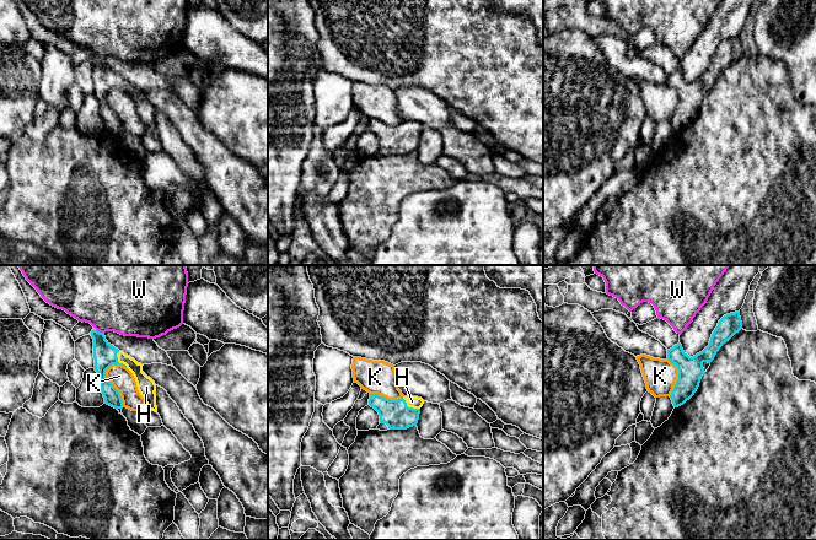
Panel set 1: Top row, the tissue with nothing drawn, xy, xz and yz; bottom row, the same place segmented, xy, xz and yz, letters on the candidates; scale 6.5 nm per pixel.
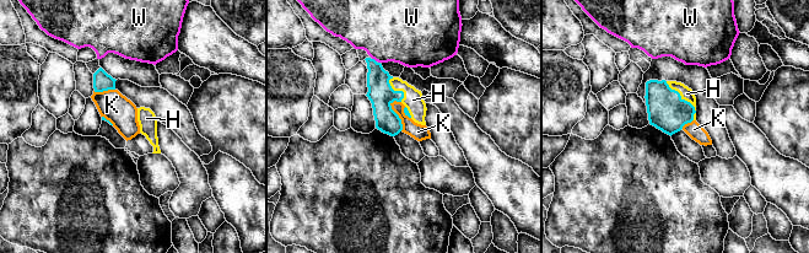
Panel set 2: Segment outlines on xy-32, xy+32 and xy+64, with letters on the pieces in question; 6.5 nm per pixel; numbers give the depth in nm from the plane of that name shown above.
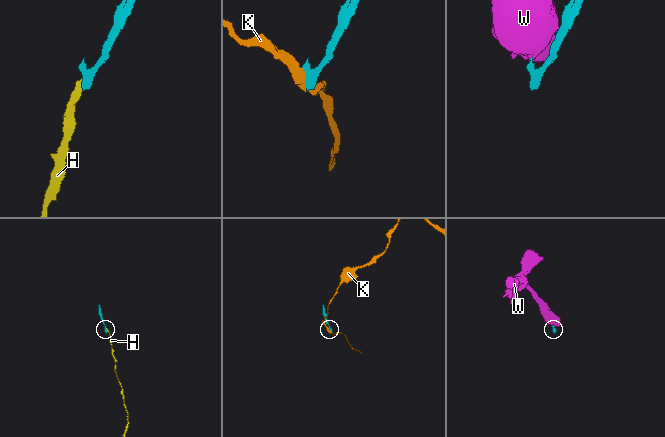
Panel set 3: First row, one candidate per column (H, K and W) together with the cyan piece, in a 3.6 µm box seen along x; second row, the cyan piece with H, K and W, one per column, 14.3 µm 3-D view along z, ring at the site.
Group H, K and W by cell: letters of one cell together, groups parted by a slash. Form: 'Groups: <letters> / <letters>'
Groups: H / K / W

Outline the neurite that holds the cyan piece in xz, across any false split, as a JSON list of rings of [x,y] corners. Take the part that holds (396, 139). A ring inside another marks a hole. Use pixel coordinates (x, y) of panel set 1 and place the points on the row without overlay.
[[[370,119],[369,130],[380,140],[377,155],[407,155],[417,151],[424,125],[418,122],[403,122],[388,125],[379,119]]]

